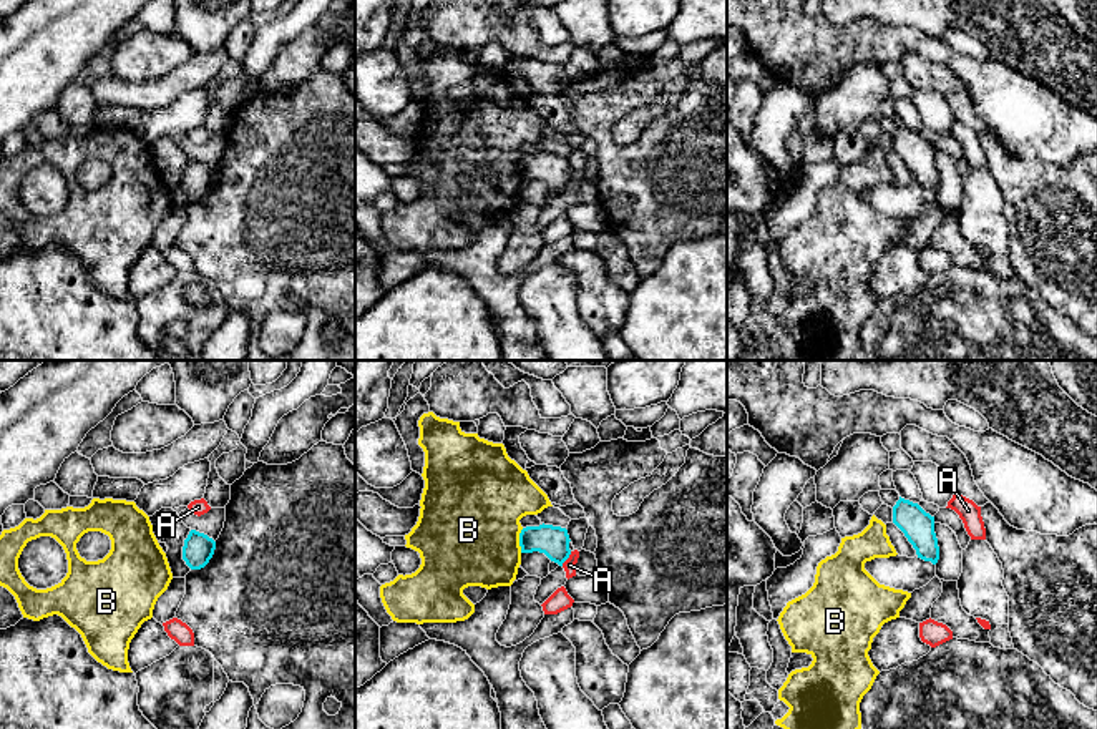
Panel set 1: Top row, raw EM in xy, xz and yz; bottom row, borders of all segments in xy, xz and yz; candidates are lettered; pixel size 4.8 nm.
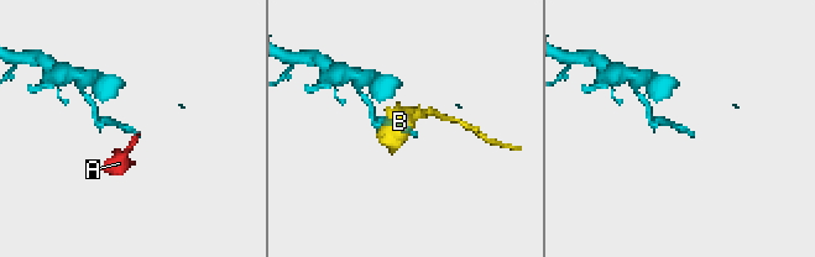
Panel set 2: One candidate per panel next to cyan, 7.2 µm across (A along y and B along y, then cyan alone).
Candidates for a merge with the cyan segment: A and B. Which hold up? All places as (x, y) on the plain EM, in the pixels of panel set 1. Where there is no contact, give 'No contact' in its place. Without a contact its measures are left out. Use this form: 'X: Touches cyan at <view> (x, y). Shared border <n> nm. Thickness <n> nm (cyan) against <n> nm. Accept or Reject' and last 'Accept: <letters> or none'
A: Touches cyan at xz (568, 185). Shared border 90 nm. Thickness 150 nm (cyan) against 60 nm. Reject
B: Touches cyan at xz (520, 168). Shared border 120 nm. Thickness 150 nm (cyan) against 500 nm. Reject
Accept: none

